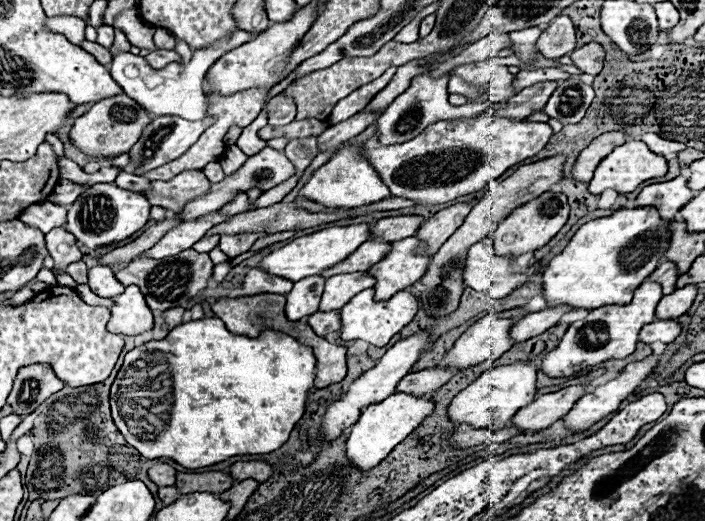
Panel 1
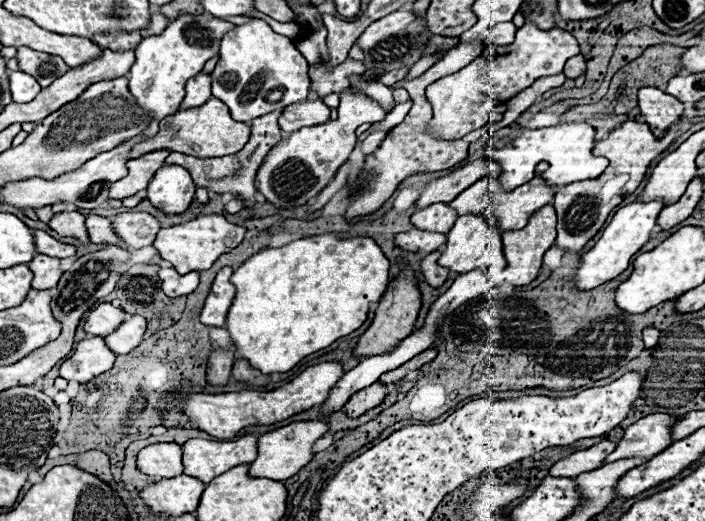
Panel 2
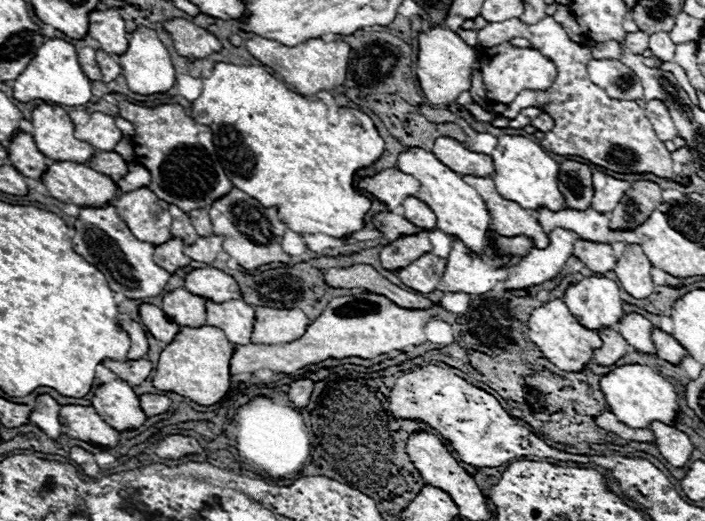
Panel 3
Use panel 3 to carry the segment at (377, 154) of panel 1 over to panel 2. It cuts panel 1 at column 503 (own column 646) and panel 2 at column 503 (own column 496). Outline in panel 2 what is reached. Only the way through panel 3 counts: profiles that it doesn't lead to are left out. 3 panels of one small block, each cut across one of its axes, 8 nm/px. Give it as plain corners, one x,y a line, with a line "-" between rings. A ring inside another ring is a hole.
502,22
490,28
490,42
498,46
503,46
513,42
517,28
512,22

